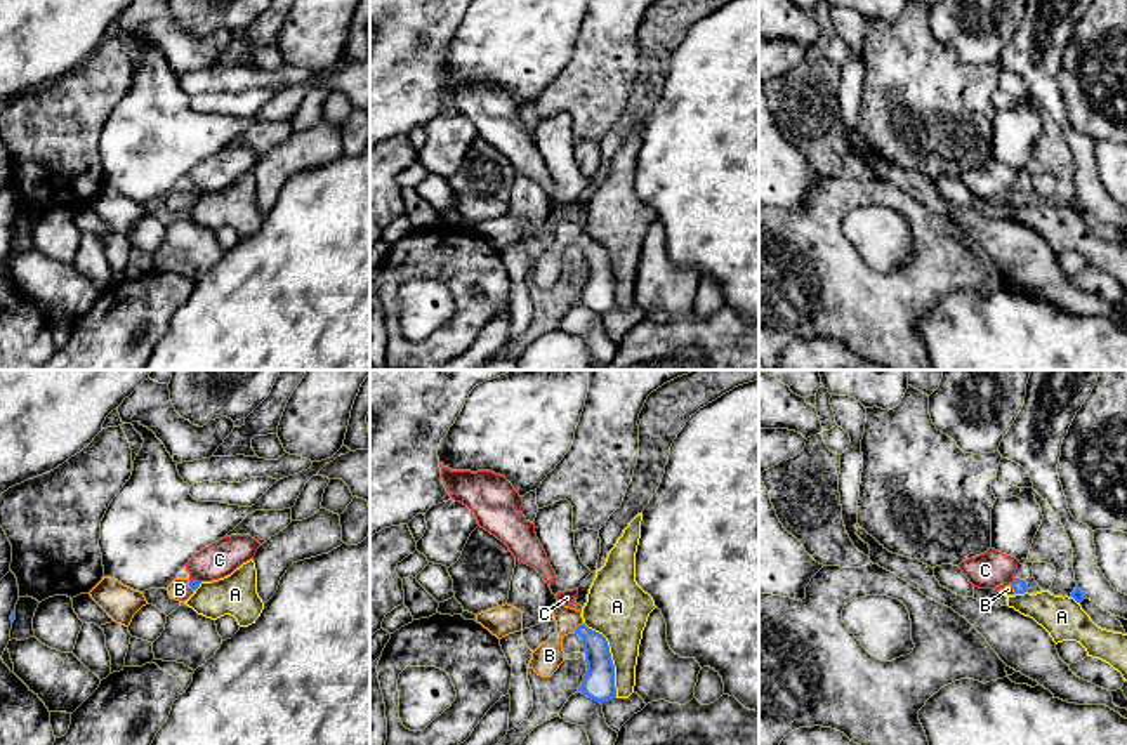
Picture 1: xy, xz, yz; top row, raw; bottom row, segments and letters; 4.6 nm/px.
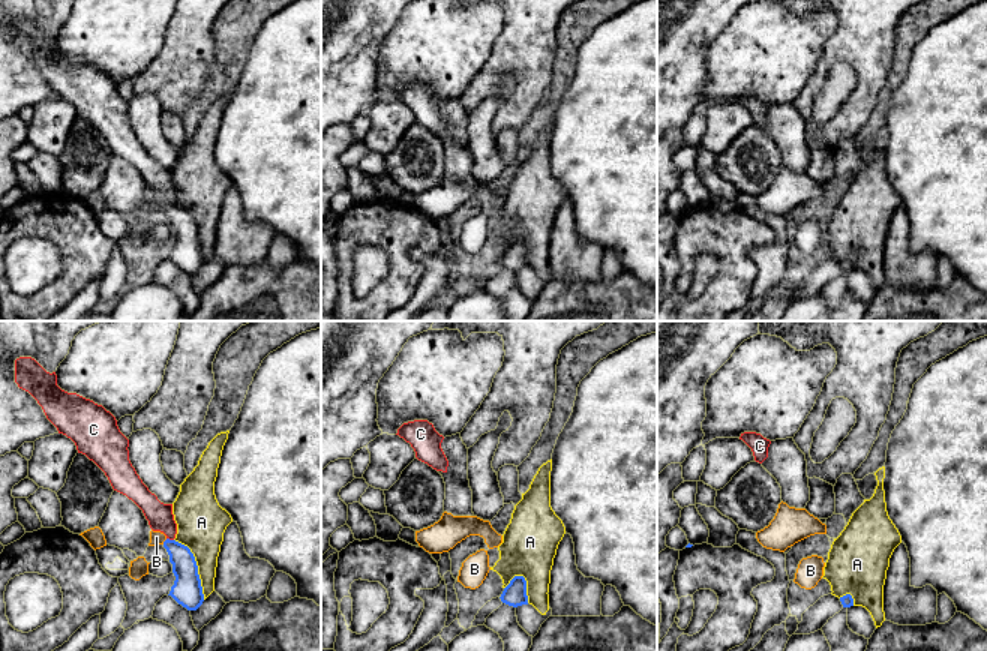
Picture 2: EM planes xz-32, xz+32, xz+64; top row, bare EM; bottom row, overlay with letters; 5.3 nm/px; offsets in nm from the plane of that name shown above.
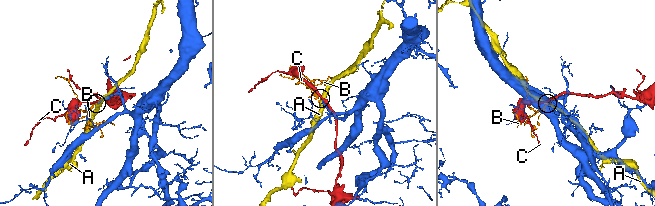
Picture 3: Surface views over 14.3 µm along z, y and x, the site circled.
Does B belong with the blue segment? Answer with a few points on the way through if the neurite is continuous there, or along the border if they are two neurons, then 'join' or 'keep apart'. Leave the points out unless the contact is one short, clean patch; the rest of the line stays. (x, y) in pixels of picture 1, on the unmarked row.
runs through xz (599, 287), (596, 256), (577, 238), (566, 238), (549, 266); join

